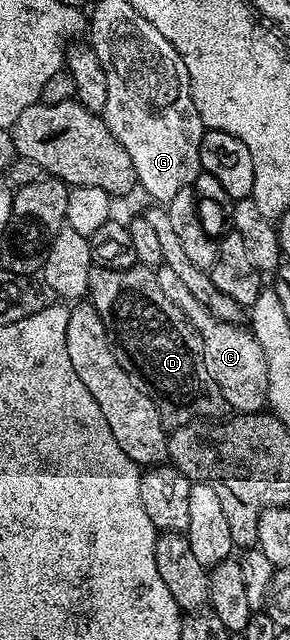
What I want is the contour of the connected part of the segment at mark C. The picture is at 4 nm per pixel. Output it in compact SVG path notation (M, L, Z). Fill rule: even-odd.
M162 266L156 269L156 274L163 294L167 294L167 298L171 298L171 302L175 302L179 310L183 310L189 325L199 334L207 374L221 392L222 401L228 407L230 404L233 407L232 411L237 414L262 411L269 398L267 358L263 354L263 346L259 346L252 331L248 327L228 324L211 315L199 302L199 298L195 298L195 294L191 294L191 290L183 286L181 279L175 275L175 270Z

